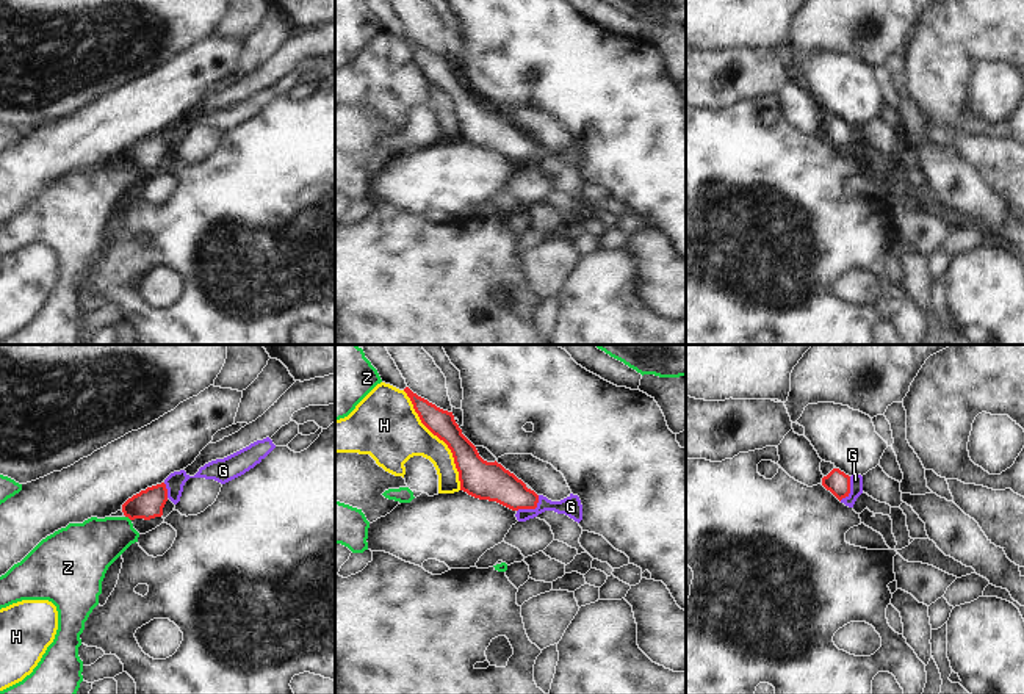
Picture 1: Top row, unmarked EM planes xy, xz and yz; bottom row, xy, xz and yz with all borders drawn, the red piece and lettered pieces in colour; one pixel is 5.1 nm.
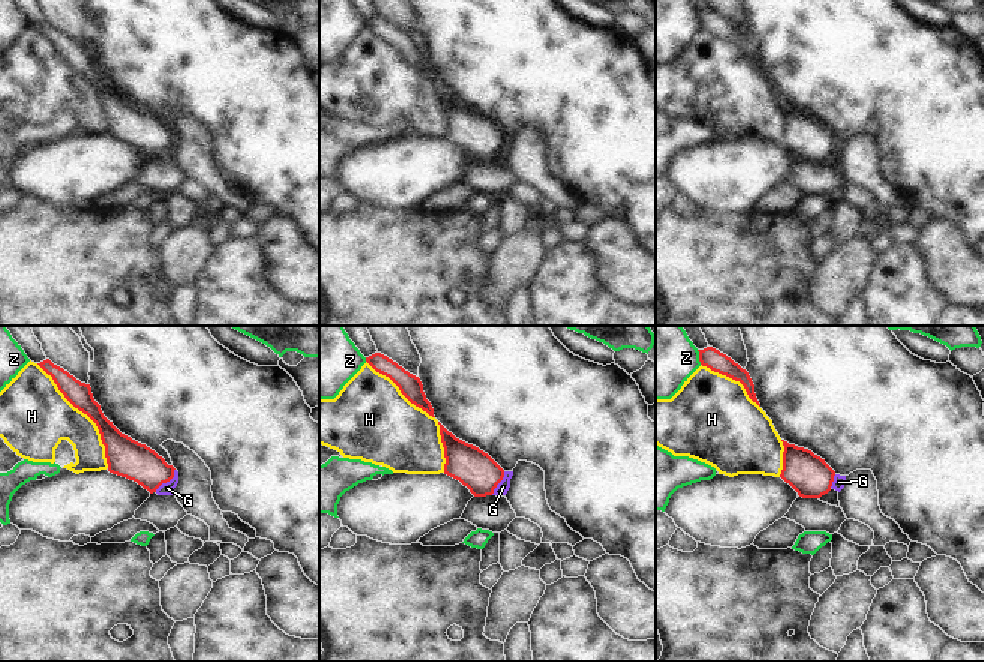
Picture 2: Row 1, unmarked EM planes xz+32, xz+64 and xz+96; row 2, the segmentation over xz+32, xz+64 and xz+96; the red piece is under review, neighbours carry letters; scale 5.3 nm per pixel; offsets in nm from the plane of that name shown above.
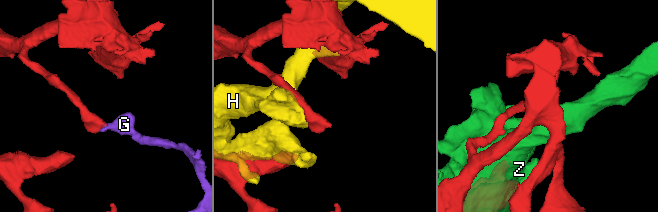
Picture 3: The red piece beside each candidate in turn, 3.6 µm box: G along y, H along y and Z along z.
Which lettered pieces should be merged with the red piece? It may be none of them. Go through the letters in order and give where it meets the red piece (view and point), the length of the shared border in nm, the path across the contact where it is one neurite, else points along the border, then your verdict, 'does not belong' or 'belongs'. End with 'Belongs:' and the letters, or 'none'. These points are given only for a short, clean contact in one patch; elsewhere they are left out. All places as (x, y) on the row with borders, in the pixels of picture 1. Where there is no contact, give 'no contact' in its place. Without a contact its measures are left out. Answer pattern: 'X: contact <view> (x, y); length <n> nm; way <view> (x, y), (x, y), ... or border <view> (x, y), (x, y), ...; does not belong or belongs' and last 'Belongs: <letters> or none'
G: contact xz (531, 508); length 150 nm; way xz (490, 481), (503, 486), (531, 508), (570, 506); belongs
H: contact xz (440, 439); length 600 nm; does not belong
Z: contact xy (129, 517); length 40 nm; does not belong
Belongs: G

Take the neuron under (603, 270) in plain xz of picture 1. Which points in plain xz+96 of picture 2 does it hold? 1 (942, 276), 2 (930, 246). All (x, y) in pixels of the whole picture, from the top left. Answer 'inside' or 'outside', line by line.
1: outside
2: outside

